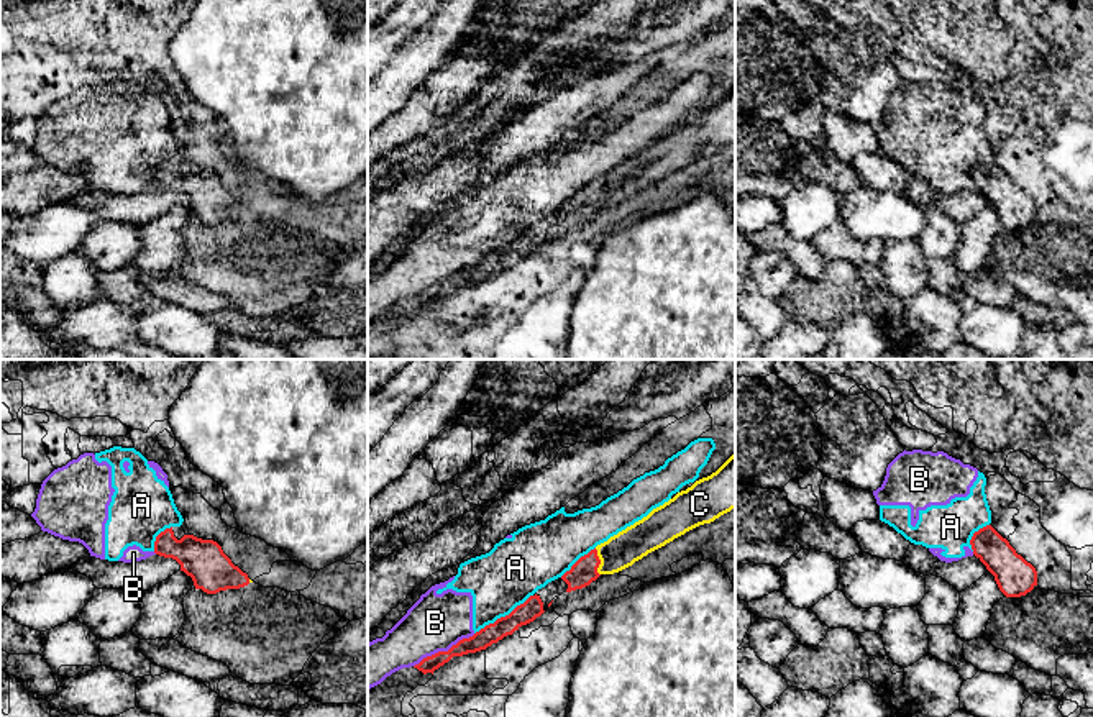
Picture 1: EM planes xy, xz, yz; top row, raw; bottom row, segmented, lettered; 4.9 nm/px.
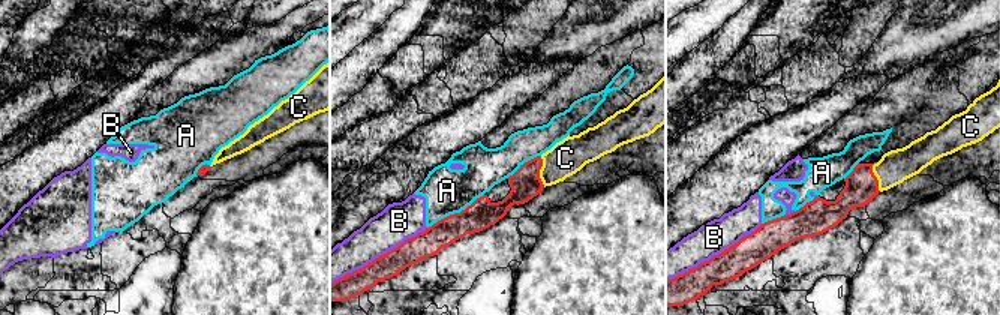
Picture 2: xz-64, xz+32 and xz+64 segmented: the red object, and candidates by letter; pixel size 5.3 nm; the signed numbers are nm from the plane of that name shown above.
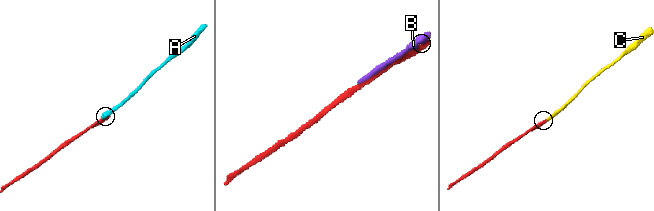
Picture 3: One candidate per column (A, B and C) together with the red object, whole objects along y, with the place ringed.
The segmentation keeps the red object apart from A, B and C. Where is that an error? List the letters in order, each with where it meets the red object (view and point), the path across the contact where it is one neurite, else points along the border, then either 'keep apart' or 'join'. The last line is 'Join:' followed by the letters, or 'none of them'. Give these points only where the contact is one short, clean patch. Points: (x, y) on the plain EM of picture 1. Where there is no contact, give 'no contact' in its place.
A: xz (503, 250) | keep apart
B: xz (443, 284) | keep apart
C: xz (599, 194) | across xz (585, 202), (599, 194), (622, 182) | join
Join: C

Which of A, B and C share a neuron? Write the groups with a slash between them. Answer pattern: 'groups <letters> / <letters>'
groups A B / C

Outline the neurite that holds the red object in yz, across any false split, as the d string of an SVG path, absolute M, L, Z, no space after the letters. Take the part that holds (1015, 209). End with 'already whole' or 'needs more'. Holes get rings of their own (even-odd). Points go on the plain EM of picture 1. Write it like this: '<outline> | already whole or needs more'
M991 158L973 166L973 187L995 208L1006 230L1021 230L1037 218L1037 203Z | already whole

